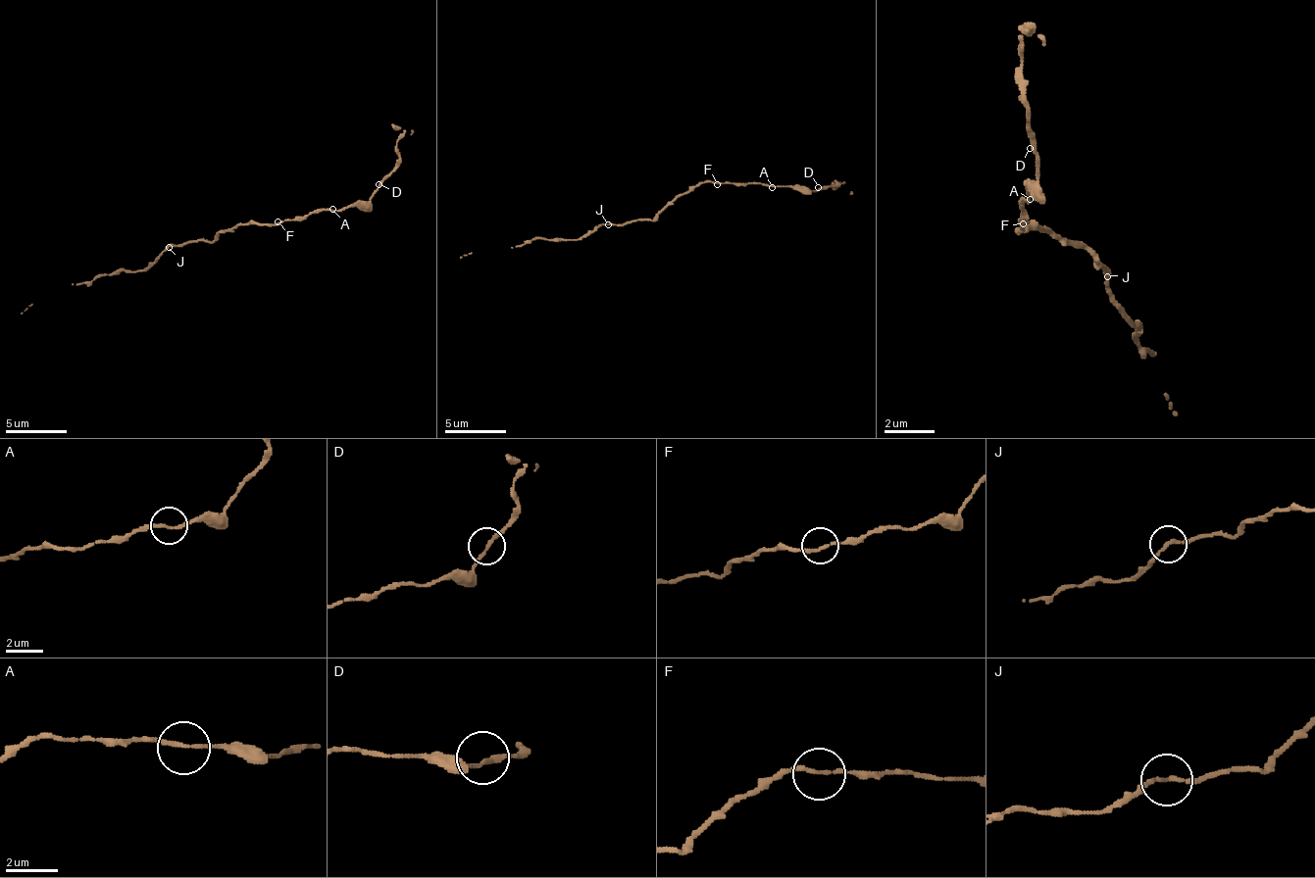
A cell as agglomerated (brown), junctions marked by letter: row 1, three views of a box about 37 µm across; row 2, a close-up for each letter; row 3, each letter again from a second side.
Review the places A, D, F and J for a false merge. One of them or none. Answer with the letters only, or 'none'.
none

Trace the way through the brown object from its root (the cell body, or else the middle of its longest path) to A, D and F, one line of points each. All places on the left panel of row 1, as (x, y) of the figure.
A: (231, 227), (302, 221), (315, 212), (332, 209)
D: (231, 227), (302, 221), (324, 209), (361, 206), (379, 184)
F: (231, 227), (275, 224), (278, 221)

